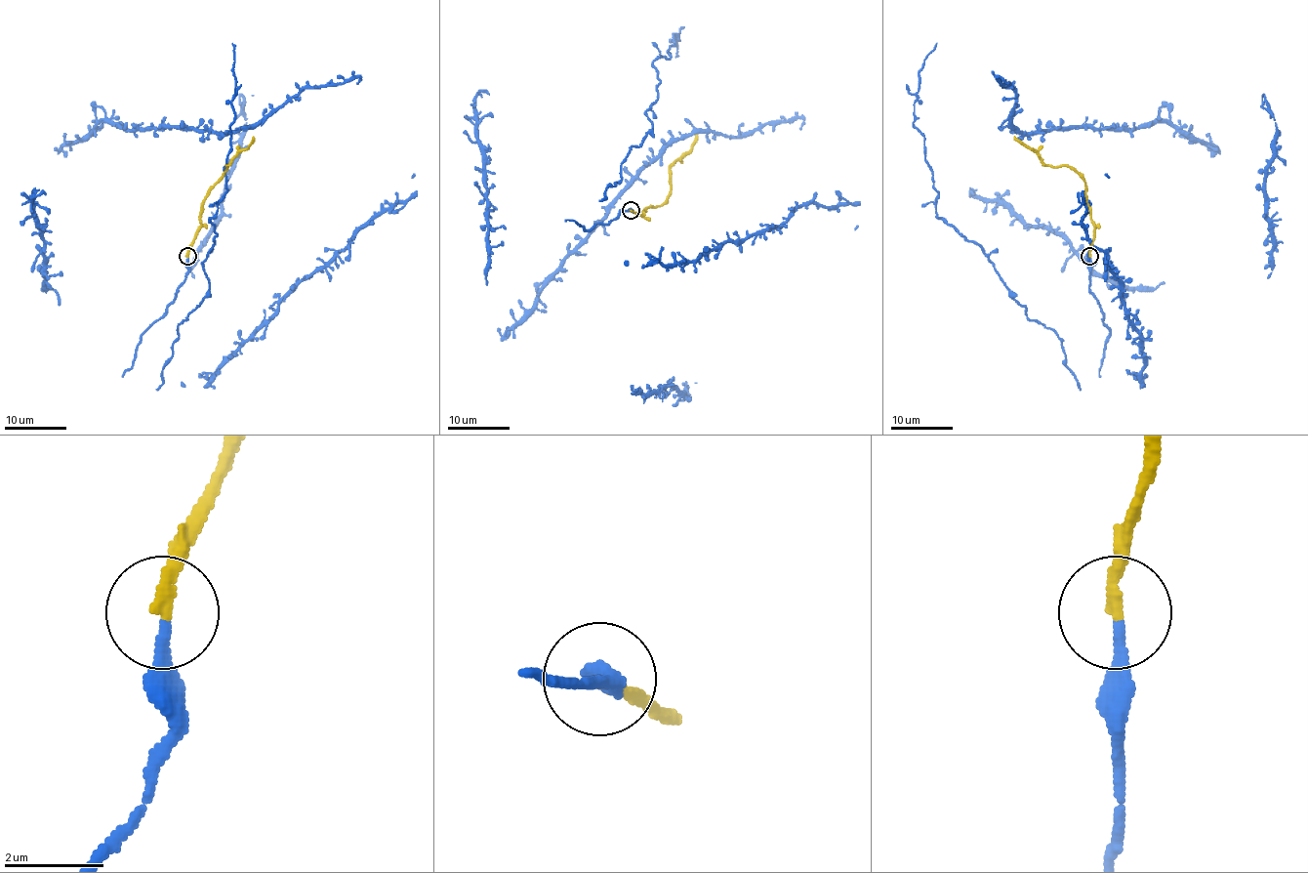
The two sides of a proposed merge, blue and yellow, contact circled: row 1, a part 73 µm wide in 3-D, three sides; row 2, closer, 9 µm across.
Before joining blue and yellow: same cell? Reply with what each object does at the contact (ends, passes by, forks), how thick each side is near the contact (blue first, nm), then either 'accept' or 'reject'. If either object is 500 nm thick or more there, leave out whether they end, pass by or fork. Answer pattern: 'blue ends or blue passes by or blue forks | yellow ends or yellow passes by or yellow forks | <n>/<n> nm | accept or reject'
blue ends | yellow ends | 200/240 nm | reject

